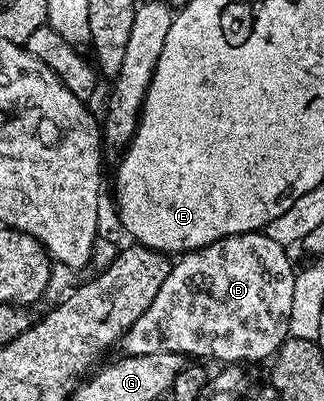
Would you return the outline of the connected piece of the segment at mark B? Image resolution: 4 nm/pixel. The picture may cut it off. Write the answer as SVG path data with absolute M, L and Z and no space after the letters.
M265 232L227 236L198 250L182 253L170 265L167 280L163 280L163 288L159 288L155 300L151 300L151 308L147 308L125 334L124 353L181 353L193 360L214 358L217 364L248 364L272 359L290 337L289 321L295 318L291 308L295 265L289 253Z

